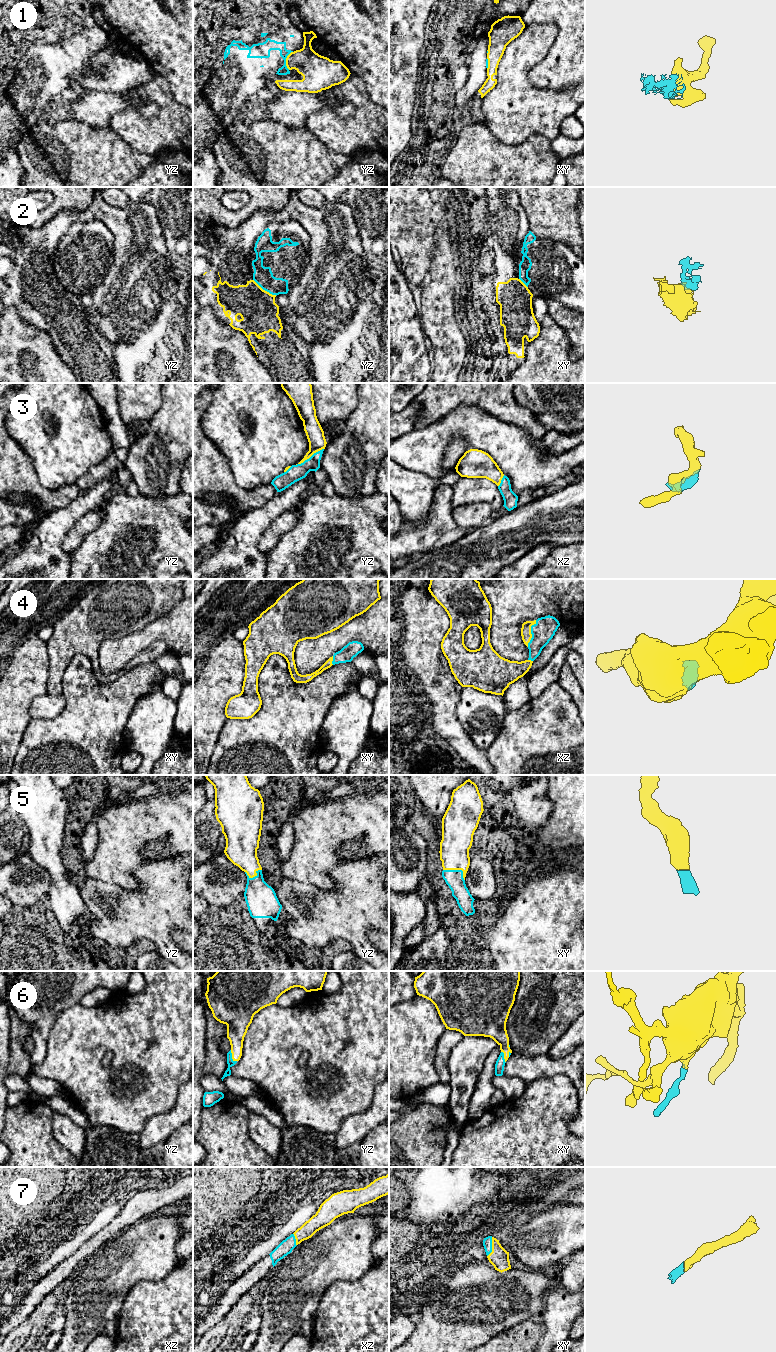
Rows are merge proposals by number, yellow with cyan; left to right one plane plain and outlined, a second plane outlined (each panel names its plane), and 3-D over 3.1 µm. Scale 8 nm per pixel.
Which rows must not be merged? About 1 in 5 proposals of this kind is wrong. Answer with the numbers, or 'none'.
1, 2

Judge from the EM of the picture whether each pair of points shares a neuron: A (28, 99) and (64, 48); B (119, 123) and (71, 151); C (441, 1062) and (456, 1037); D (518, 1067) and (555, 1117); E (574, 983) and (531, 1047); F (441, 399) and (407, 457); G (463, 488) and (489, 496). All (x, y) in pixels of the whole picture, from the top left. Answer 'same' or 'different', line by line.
A: same
B: different
C: same
D: different
E: same
F: different
G: same

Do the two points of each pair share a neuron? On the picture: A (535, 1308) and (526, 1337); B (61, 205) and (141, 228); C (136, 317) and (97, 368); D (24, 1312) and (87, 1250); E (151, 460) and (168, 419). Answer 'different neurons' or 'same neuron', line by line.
A: different neurons
B: different neurons
C: same neuron
D: same neuron
E: same neuron

